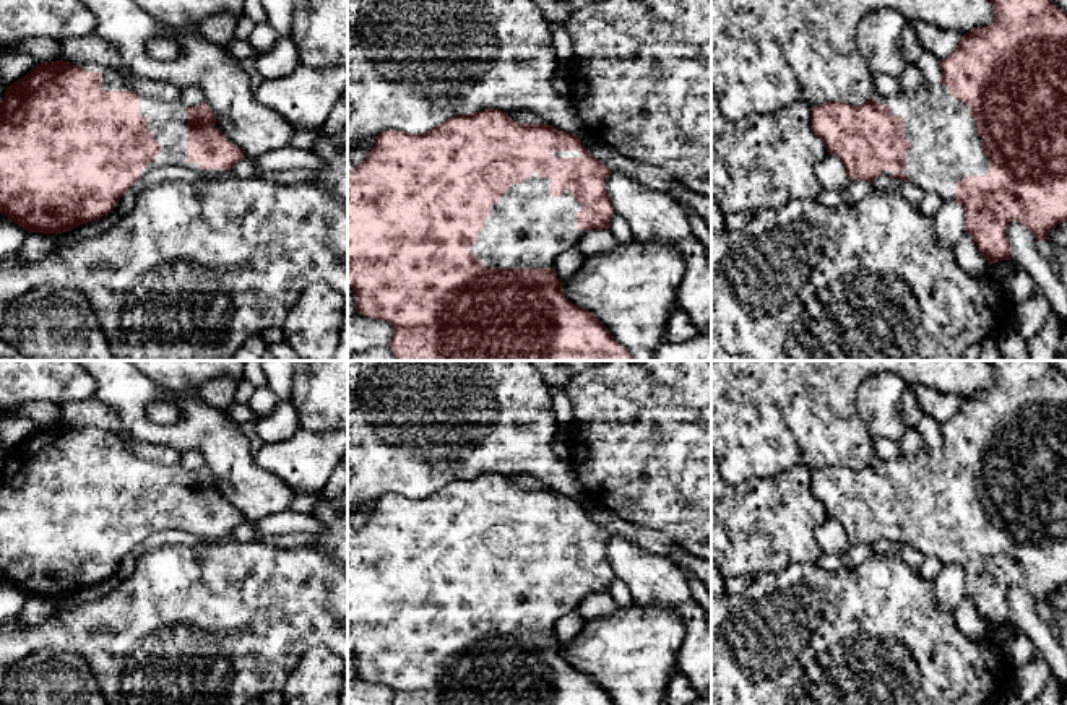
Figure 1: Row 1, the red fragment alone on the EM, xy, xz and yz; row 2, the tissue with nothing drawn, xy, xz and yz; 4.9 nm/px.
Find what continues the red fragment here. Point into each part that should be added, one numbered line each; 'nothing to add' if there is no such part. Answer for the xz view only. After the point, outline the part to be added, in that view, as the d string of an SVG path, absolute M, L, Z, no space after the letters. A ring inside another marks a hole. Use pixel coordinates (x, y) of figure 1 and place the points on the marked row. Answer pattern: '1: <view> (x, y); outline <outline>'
1: xz (528, 228); outline M533 172L523 184L512 188L492 206L473 253L487 268L554 268L555 260L578 245L586 229L577 227L577 213L583 208L568 190L562 197L551 195L551 179Z

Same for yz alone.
1: yz (946, 148); outline M922 83L893 97L879 93L872 97L905 119L905 136L913 143L906 153L906 169L882 171L882 175L906 174L911 184L947 201L957 200L955 188L965 175L989 174L976 119L970 115L968 104L950 96L945 84Z

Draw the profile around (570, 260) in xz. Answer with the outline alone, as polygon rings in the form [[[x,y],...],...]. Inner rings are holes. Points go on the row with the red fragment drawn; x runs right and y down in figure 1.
[[[578,245],[565,250],[557,260],[555,260],[555,273],[560,283],[567,281],[570,276],[573,276],[585,262],[586,255],[578,249]]]

